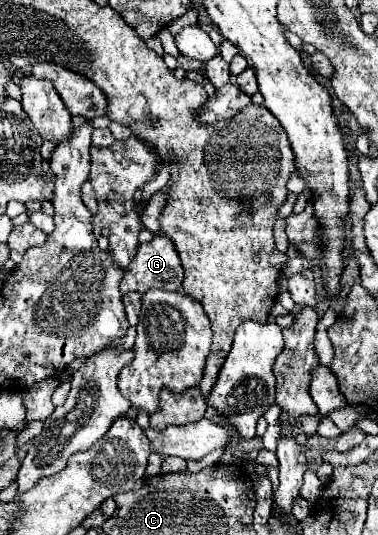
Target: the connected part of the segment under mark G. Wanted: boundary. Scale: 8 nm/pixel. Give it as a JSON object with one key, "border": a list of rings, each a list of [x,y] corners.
{"border":[[[152,237],[148,243],[140,243],[130,269],[126,269],[120,291],[140,291],[146,293],[148,289],[164,289],[176,291],[182,285],[184,269],[180,265],[180,257],[174,249],[174,243],[164,237]]]}

